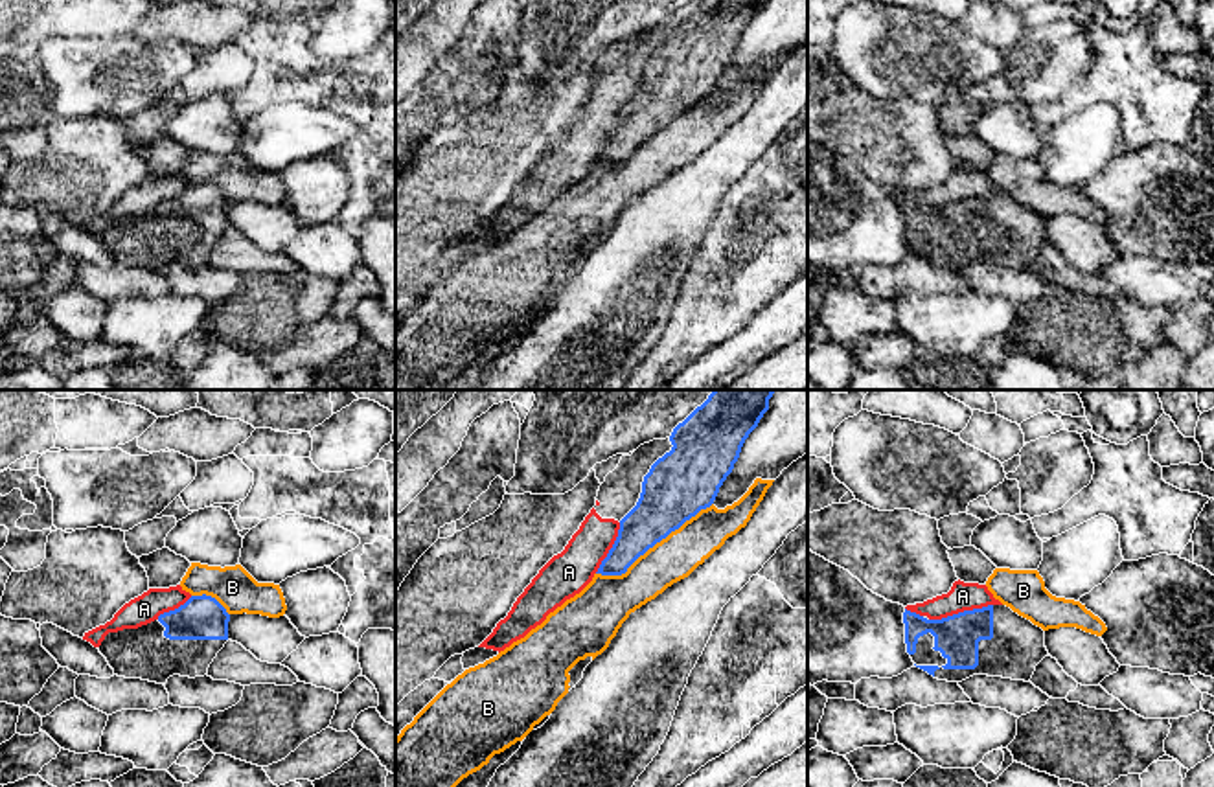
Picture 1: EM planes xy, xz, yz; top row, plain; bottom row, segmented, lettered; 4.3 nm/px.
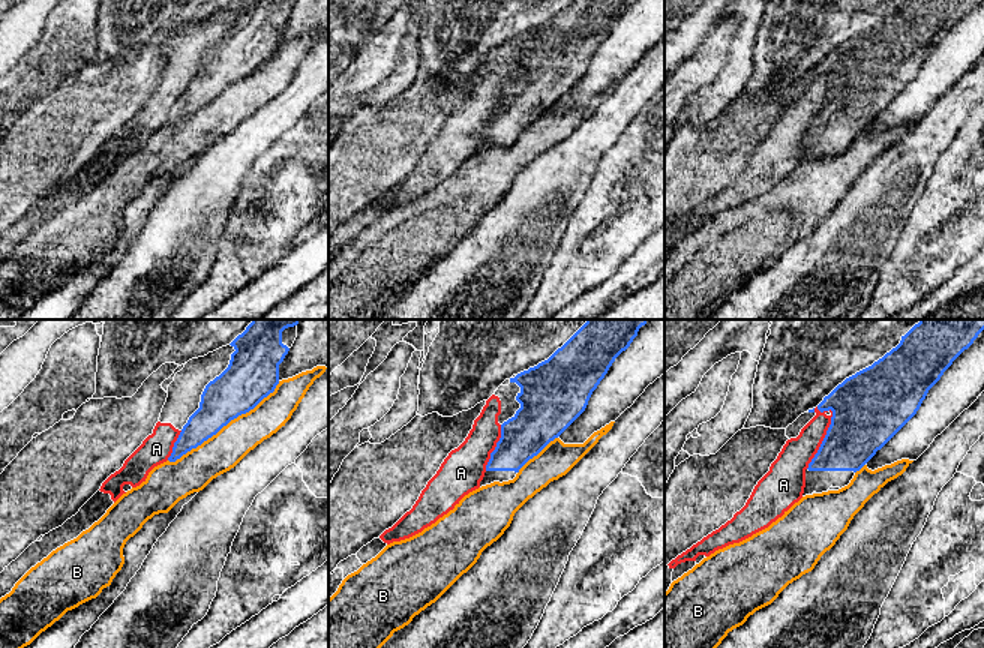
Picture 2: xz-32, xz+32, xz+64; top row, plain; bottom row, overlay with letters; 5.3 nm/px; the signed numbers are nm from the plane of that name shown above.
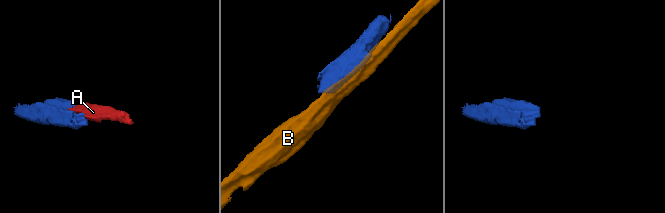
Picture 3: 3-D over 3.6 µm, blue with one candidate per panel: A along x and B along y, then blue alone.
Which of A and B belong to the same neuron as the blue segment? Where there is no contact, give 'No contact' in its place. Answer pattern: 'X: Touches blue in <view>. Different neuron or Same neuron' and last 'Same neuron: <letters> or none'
A: Touches blue in yz. Different neuron
B: Touches blue in xz. Different neuron
Same neuron: none

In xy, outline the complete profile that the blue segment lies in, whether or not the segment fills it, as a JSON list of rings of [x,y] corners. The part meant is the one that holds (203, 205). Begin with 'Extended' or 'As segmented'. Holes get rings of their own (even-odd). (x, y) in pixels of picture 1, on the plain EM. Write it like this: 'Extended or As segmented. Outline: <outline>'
Extended. Outline: [[[191,184],[138,217],[109,221],[99,241],[114,263],[166,272],[169,265],[204,265],[228,230],[230,202],[212,184]]]

